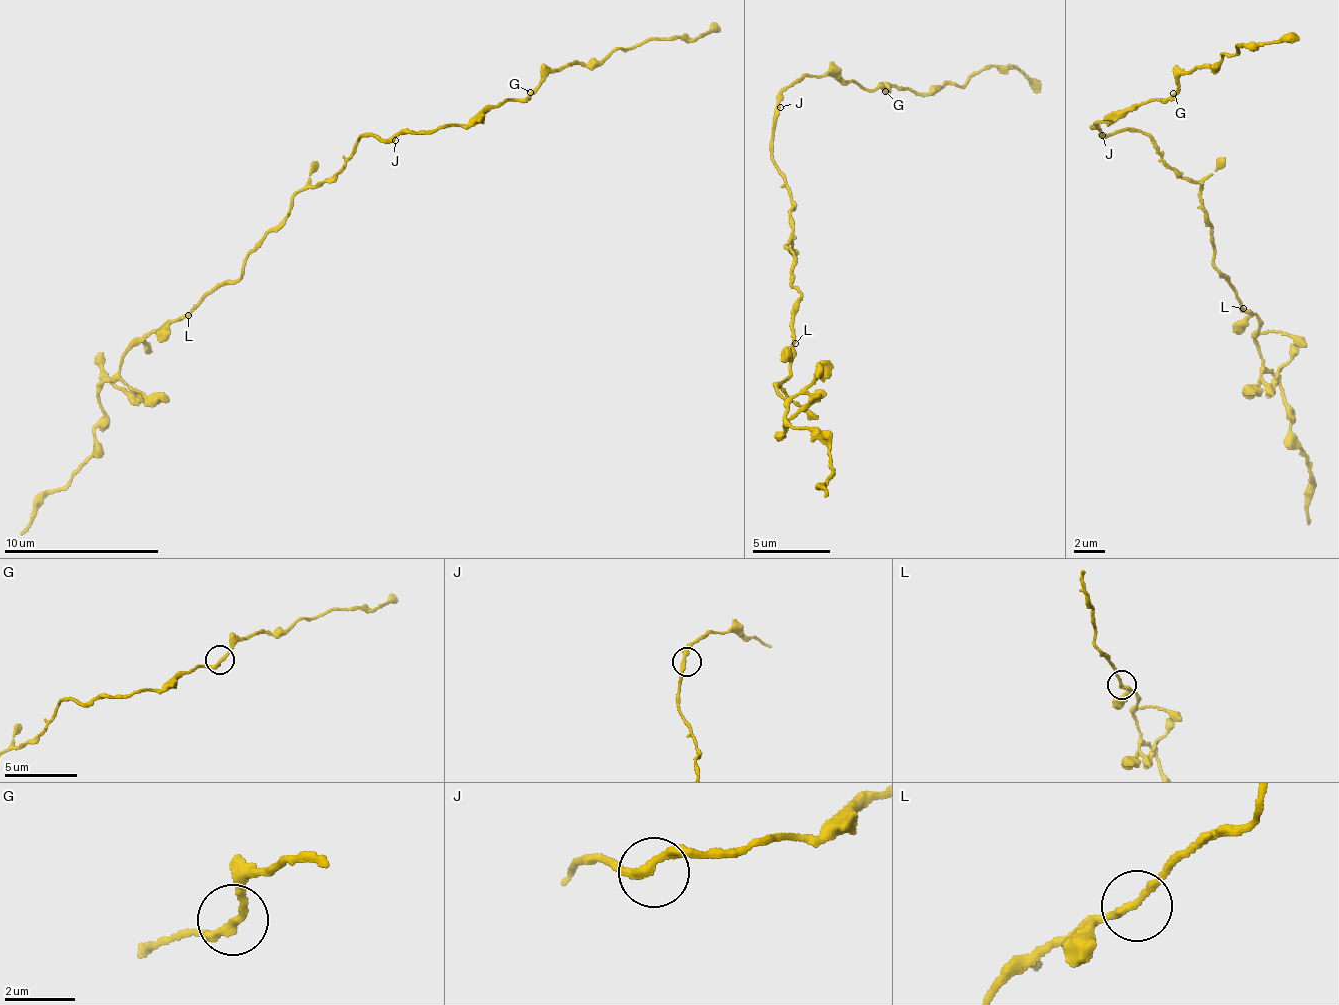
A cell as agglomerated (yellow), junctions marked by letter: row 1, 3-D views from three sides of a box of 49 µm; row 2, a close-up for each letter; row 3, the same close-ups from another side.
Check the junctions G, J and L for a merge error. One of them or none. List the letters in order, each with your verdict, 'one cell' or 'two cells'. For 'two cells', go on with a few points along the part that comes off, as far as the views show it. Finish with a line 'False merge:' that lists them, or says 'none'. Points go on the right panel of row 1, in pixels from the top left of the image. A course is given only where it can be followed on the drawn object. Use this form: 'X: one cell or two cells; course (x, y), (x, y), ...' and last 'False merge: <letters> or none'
G: two cells; course (1174, 92), (1183, 74), (1211, 67), (1240, 53), (1238, 45), (1257, 47), (1300, 36)
J: one cell
L: one cell
False merge: G

